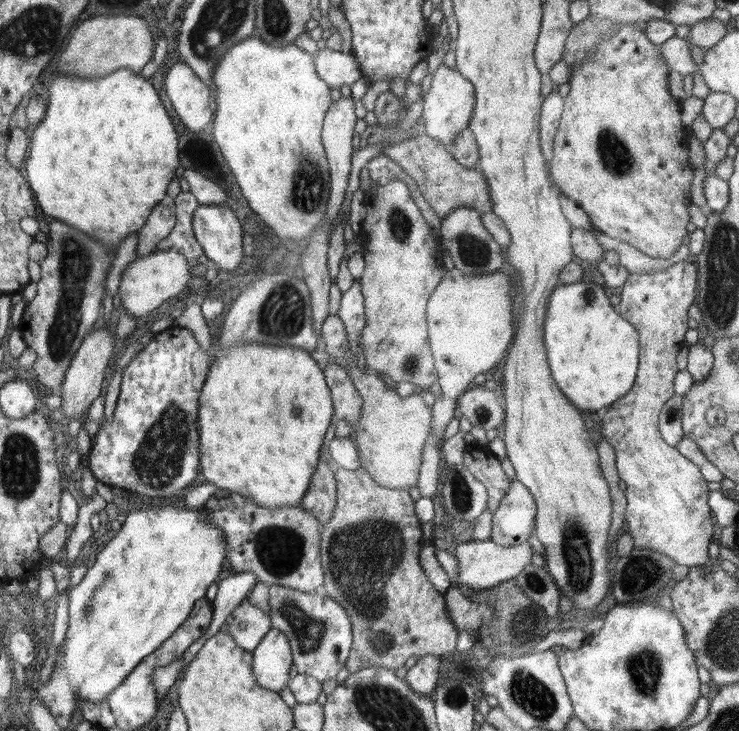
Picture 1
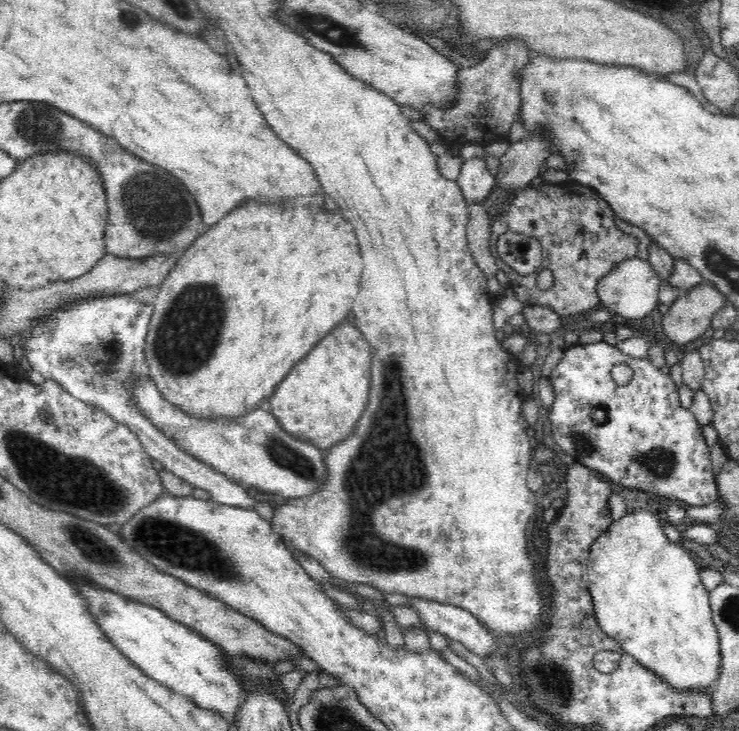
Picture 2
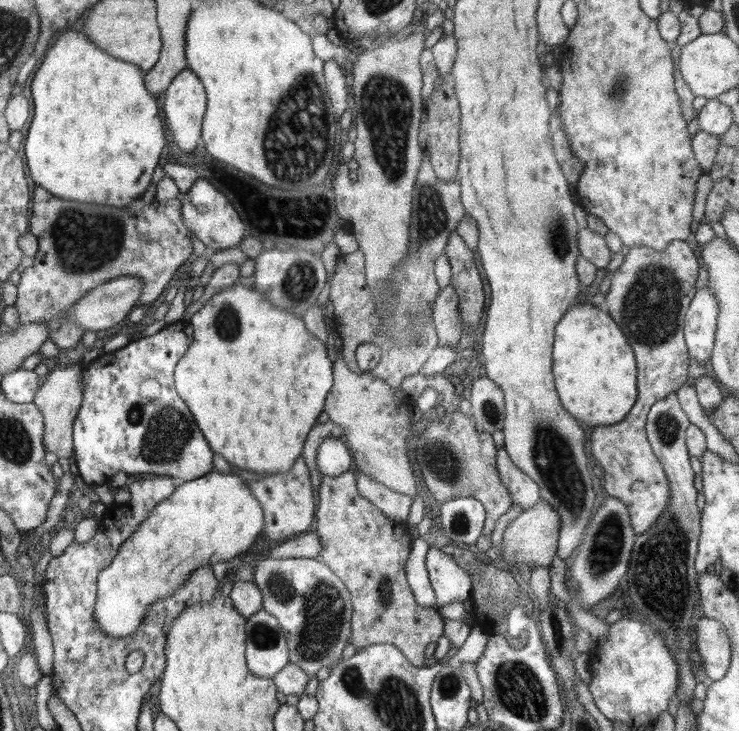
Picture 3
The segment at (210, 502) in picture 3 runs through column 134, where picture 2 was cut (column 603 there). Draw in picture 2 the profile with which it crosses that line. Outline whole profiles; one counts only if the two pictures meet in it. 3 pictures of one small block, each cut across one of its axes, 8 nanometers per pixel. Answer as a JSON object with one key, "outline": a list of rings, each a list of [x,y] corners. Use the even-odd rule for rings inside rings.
{"outline":[[[636,509],[633,512],[627,512],[625,516],[618,520],[613,520],[607,531],[600,533],[592,543],[587,561],[588,589],[590,589],[592,603],[594,603],[594,615],[596,615],[598,627],[606,632],[606,635],[610,636],[611,639],[620,643],[625,653],[632,655],[638,663],[644,665],[646,669],[650,669],[652,673],[656,673],[658,677],[662,677],[666,680],[666,683],[670,683],[670,687],[674,687],[678,691],[703,691],[710,688],[710,685],[720,678],[721,648],[719,634],[716,623],[713,621],[708,593],[706,593],[706,589],[704,589],[704,585],[702,585],[698,576],[702,566],[703,560],[694,551],[682,549],[668,539],[662,526],[660,526],[658,515],[651,513],[648,509]]]}

